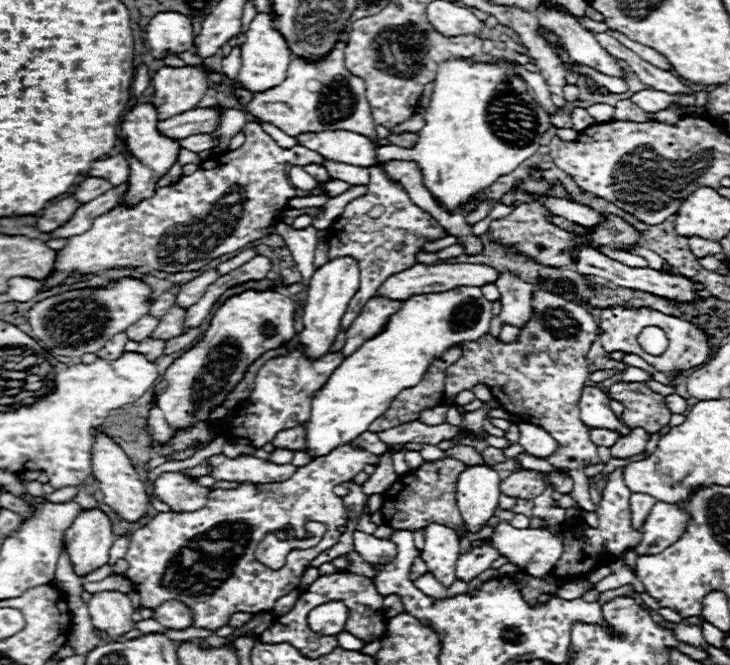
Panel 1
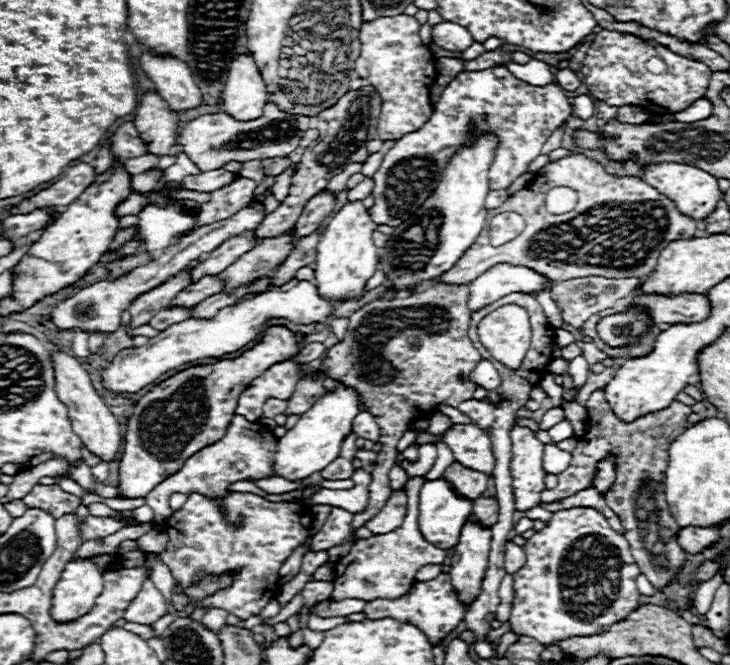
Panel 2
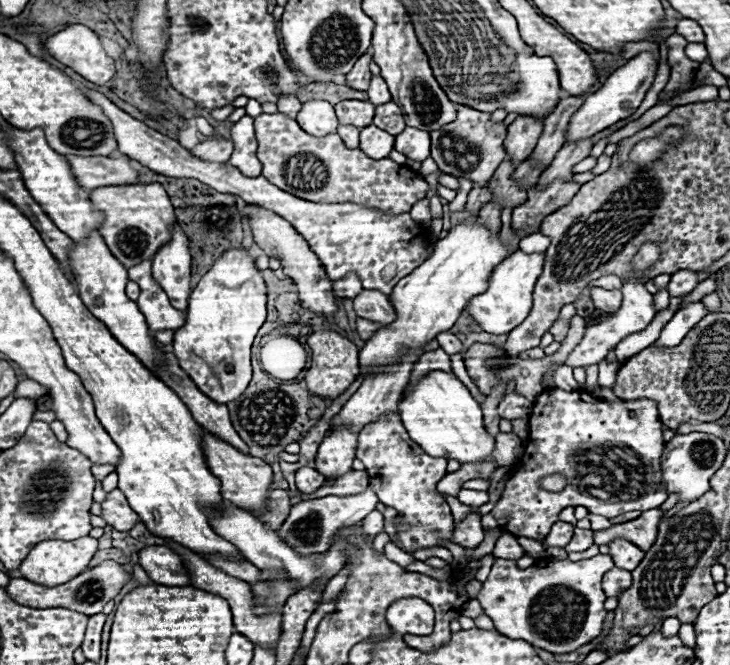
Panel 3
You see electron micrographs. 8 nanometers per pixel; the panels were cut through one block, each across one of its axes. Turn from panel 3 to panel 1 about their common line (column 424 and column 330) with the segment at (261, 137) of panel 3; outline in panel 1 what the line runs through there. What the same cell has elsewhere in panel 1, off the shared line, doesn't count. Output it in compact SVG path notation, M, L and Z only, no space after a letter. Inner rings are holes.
M332 178L332 180L326 184L326 190L328 190L328 196L330 196L330 198L334 198L334 196L346 192L348 188L350 188L348 182L344 182L344 180L336 180L336 178Z

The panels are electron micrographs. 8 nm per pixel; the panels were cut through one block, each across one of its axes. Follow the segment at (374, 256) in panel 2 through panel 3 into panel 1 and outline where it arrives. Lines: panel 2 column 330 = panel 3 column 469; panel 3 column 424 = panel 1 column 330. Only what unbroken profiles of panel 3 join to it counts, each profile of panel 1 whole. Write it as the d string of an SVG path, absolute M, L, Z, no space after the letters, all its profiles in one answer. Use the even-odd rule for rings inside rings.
M352 256L334 258L312 274L310 286L306 292L308 296L304 302L304 314L302 314L304 330L298 334L298 340L306 346L302 352L308 358L320 358L330 350L330 344L340 332L340 320L348 308L350 298L358 292L358 286L360 286L360 268Z

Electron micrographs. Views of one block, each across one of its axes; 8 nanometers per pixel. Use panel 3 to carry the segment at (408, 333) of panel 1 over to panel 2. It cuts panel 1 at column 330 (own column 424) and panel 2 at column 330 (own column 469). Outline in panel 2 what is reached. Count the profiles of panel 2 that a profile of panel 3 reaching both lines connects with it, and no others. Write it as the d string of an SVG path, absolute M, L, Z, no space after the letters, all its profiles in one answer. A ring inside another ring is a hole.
M340 382L332 392L326 392L322 398L318 398L318 402L300 416L298 424L280 438L274 466L278 476L284 476L288 480L308 478L312 472L322 470L332 460L336 460L344 438L352 432L352 420L358 412L362 412L360 406L364 406L360 402L360 394Z

